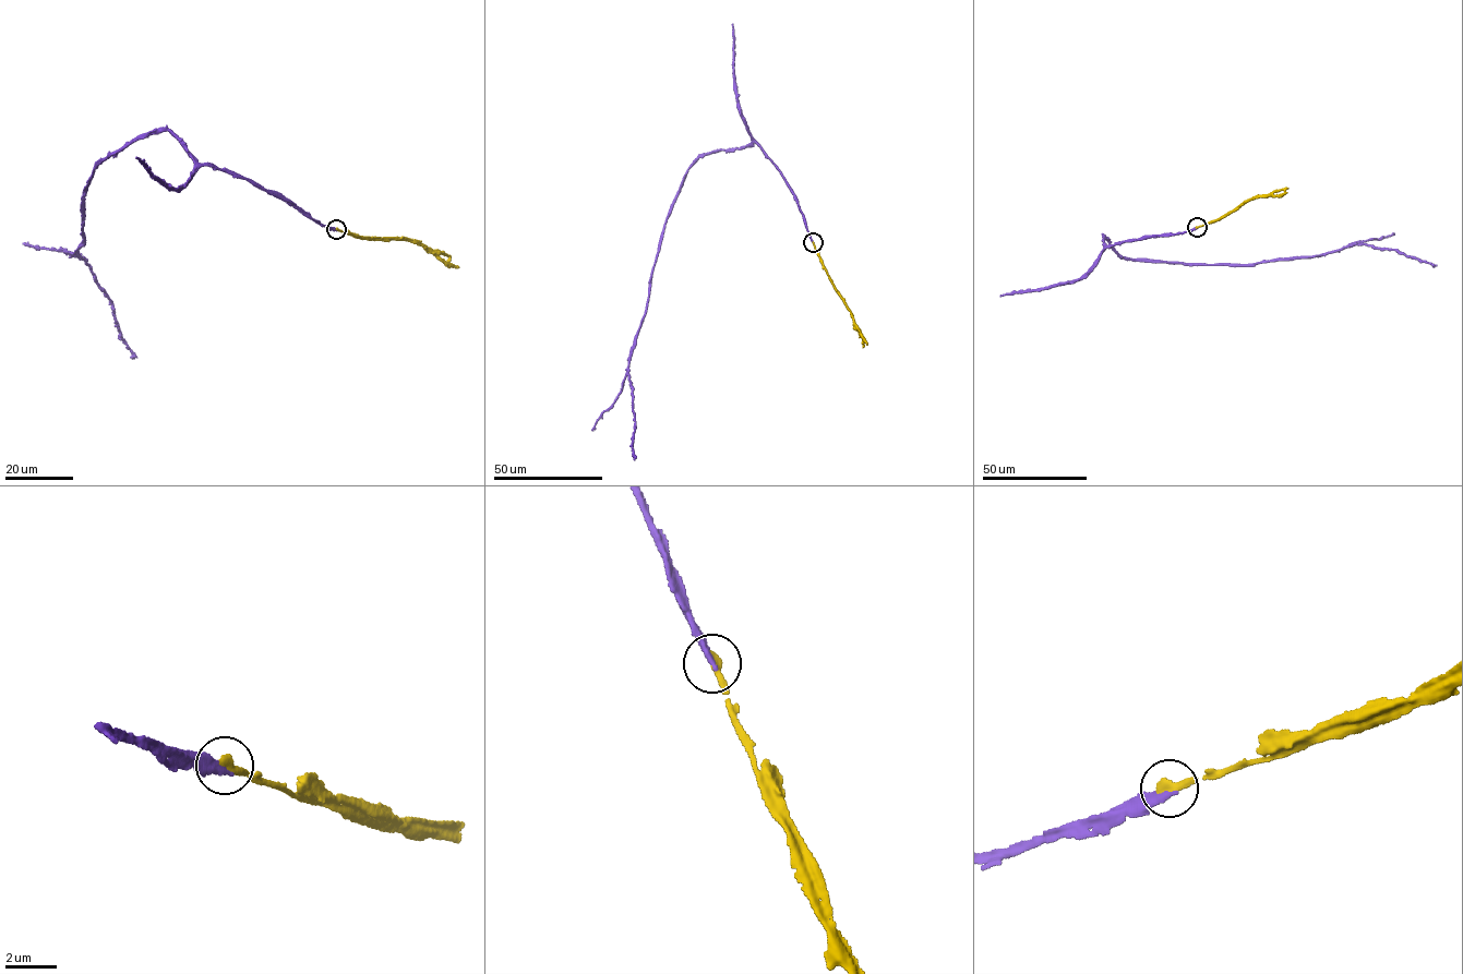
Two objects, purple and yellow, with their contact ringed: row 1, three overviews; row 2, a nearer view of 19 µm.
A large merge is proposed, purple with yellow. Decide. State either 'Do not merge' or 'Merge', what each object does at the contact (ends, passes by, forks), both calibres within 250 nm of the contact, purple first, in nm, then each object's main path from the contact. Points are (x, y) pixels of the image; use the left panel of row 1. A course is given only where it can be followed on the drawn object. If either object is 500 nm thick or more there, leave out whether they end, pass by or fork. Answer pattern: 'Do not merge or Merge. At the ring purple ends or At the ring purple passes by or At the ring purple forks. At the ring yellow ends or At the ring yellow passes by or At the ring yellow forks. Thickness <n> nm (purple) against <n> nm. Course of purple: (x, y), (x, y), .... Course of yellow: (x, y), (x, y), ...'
Merge. At the ring purple ends. At the ring yellow ends. Thickness 280 nm (purple) against 320 nm. Course of purple: (336, 229), (198, 164), (167, 130), (127, 142), (93, 170), (72, 253), (134, 358). Course of yellow: (336, 229), (361, 239), (416, 242), (440, 260), (458, 267)

